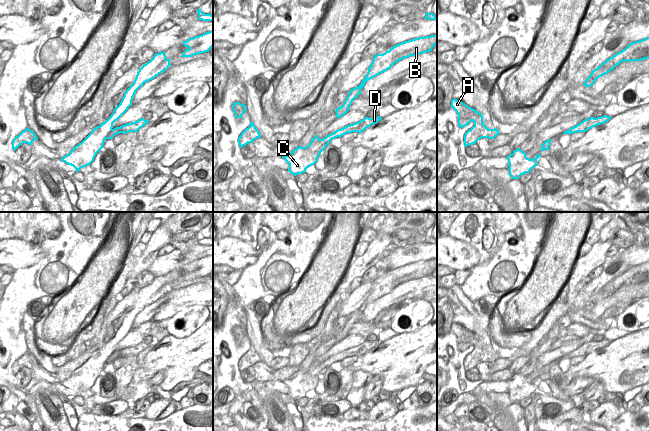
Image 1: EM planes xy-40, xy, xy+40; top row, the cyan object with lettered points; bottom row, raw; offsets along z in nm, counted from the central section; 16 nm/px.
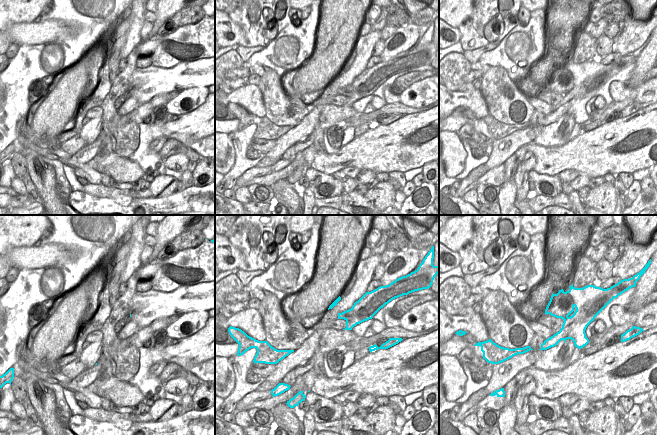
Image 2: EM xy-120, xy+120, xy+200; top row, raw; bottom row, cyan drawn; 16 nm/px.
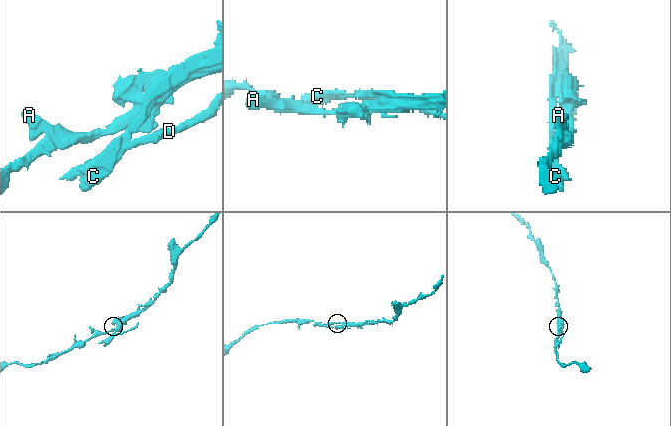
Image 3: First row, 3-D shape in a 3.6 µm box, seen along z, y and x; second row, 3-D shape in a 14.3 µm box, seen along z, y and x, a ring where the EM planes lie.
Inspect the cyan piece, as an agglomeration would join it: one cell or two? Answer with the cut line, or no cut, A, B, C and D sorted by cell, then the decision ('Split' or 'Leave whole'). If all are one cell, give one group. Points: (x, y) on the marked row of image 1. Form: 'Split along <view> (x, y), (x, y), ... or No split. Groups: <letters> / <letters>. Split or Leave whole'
Split along xy-40 (149, 61), (157, 62), (164, 70). Groups: A B / C D. Split

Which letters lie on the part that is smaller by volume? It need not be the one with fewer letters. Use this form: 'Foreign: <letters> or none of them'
Foreign: C, D

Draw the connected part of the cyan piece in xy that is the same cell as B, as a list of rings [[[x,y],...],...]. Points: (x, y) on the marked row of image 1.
[[[437,34],[424,36],[399,43],[383,54],[373,57],[374,63],[381,63],[385,69],[390,69],[398,61],[410,56],[420,55],[432,51],[437,44]]]

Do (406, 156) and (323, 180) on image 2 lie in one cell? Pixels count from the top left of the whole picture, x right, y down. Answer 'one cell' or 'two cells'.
two cells

